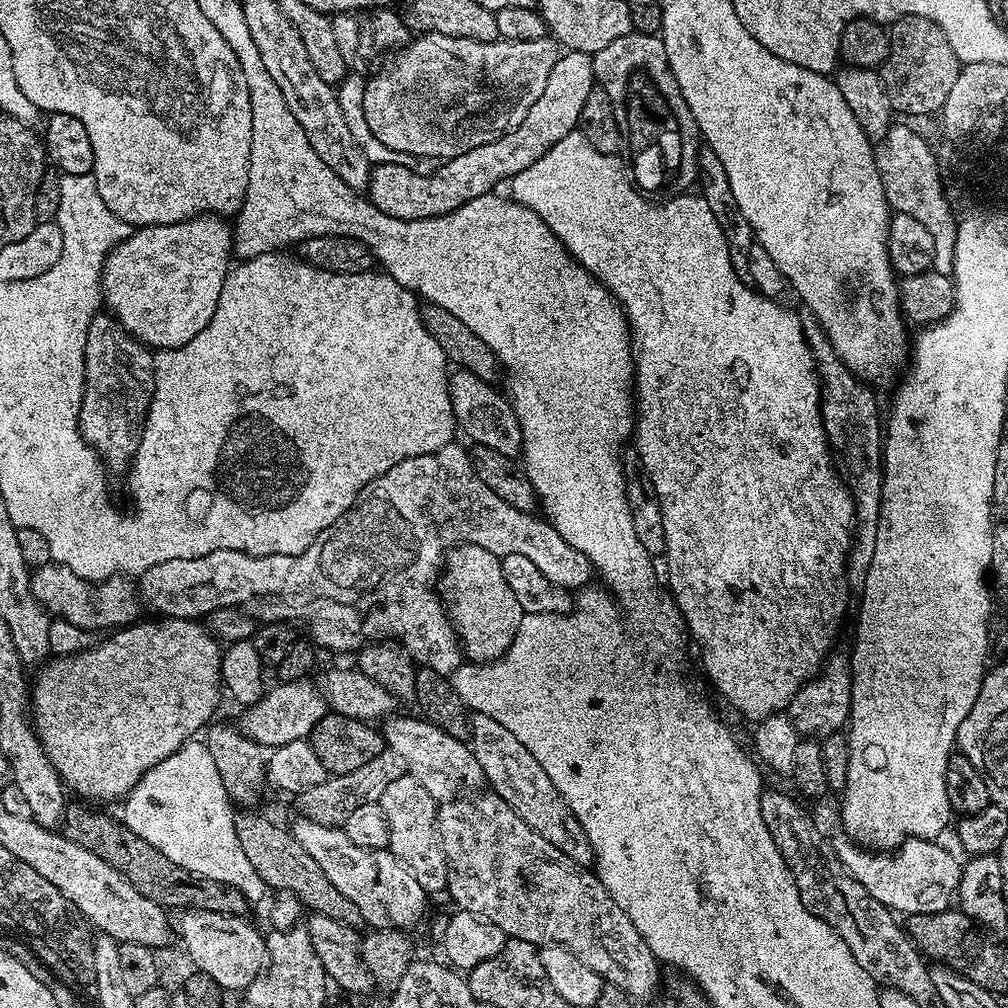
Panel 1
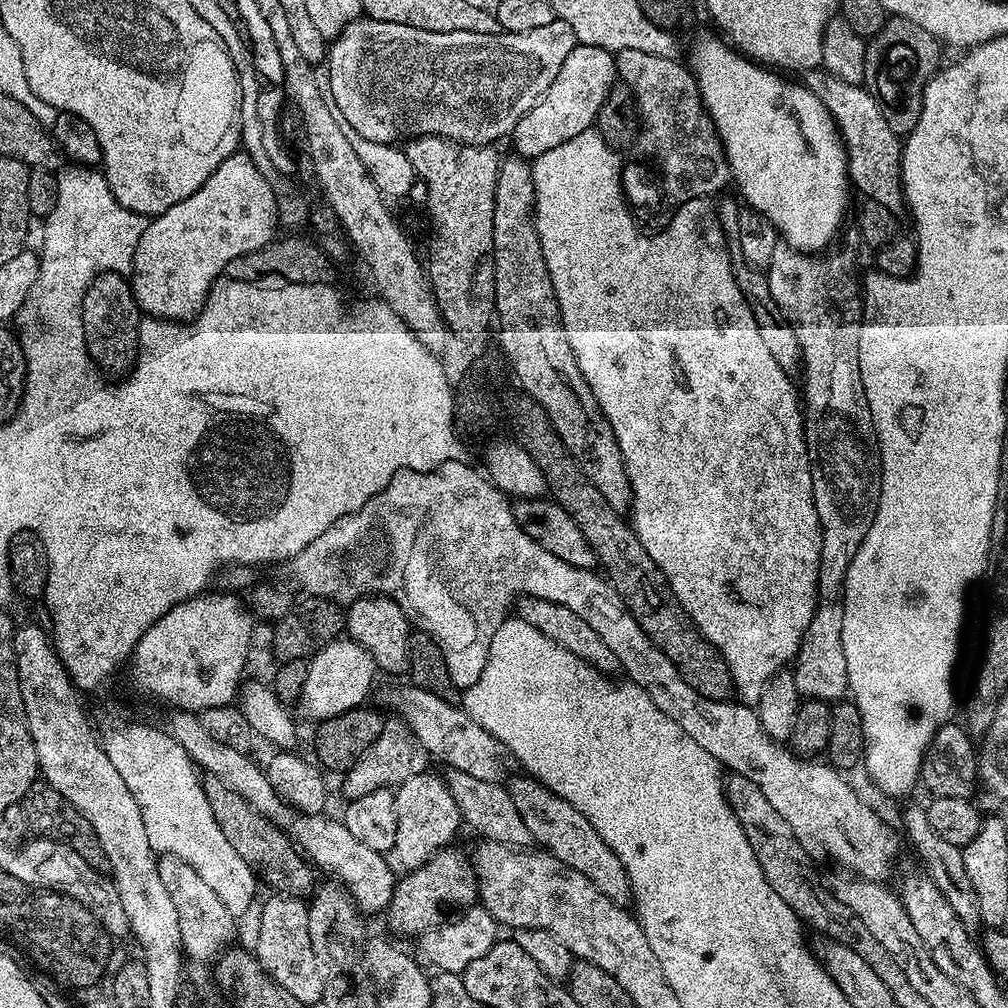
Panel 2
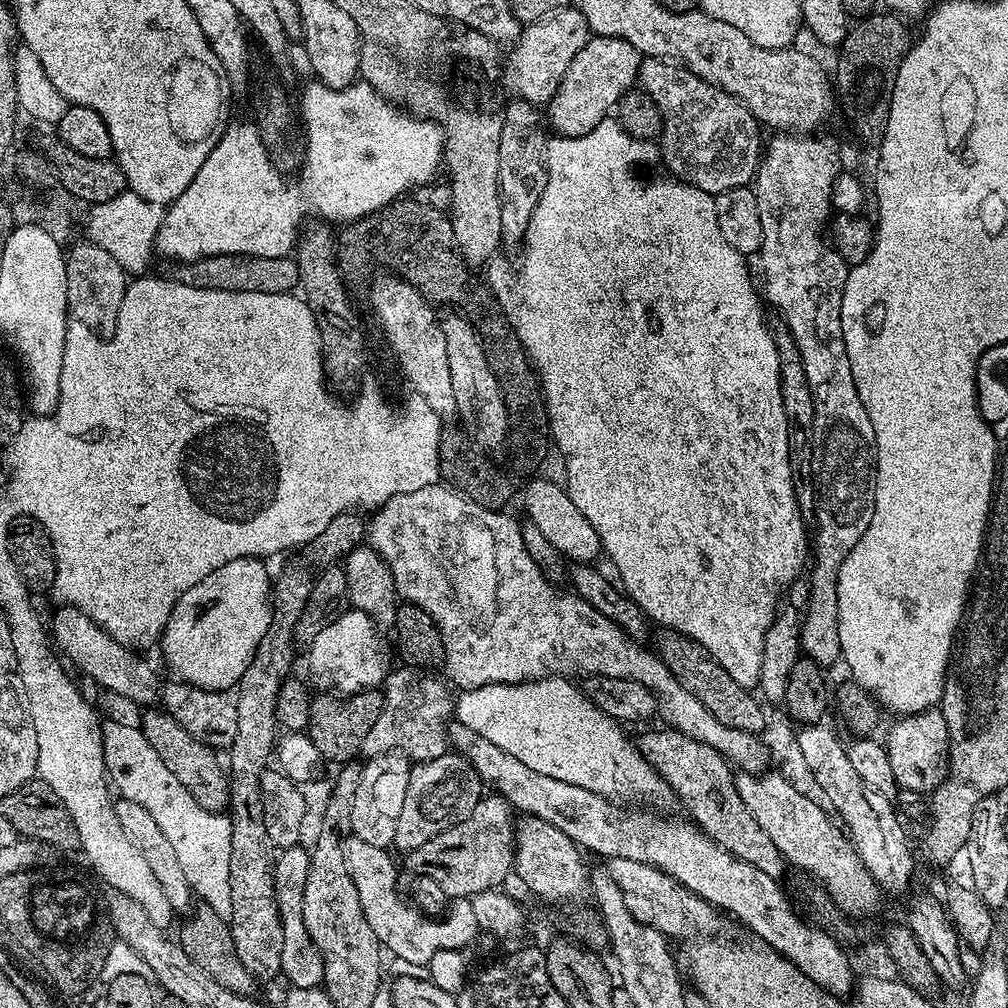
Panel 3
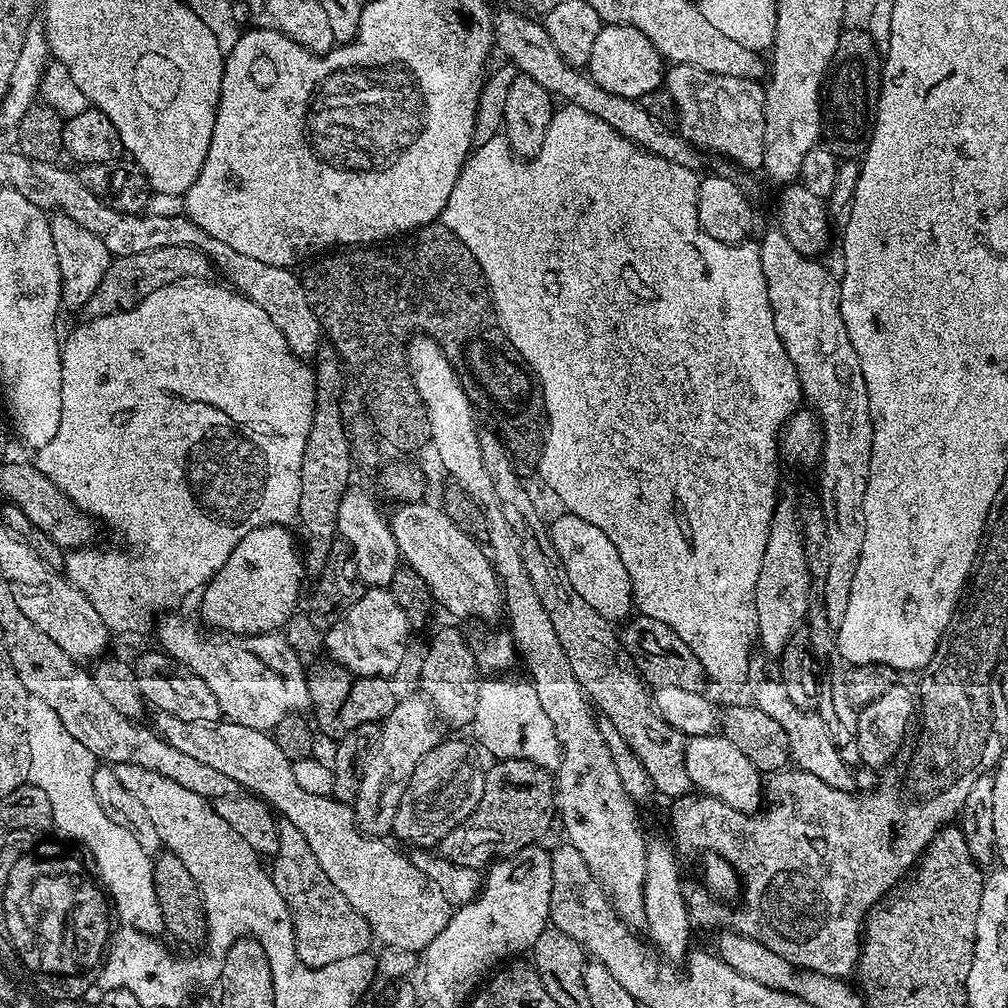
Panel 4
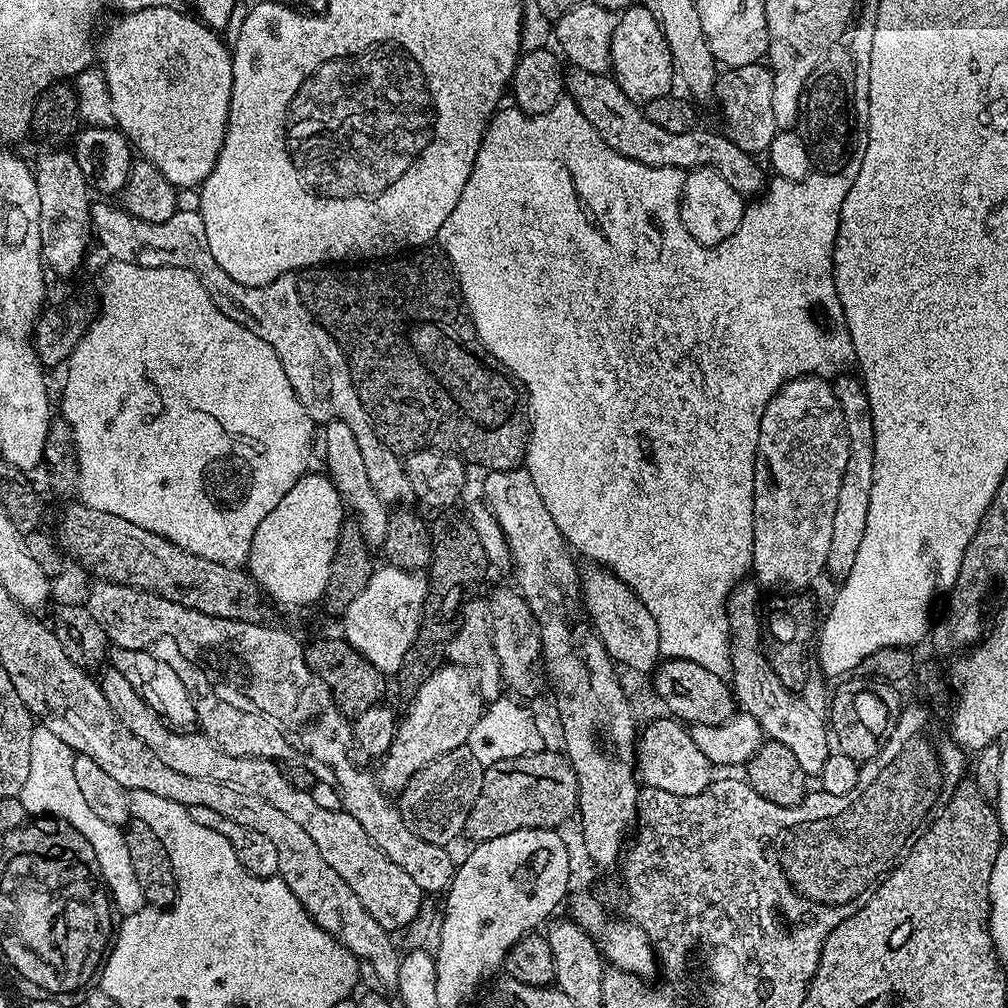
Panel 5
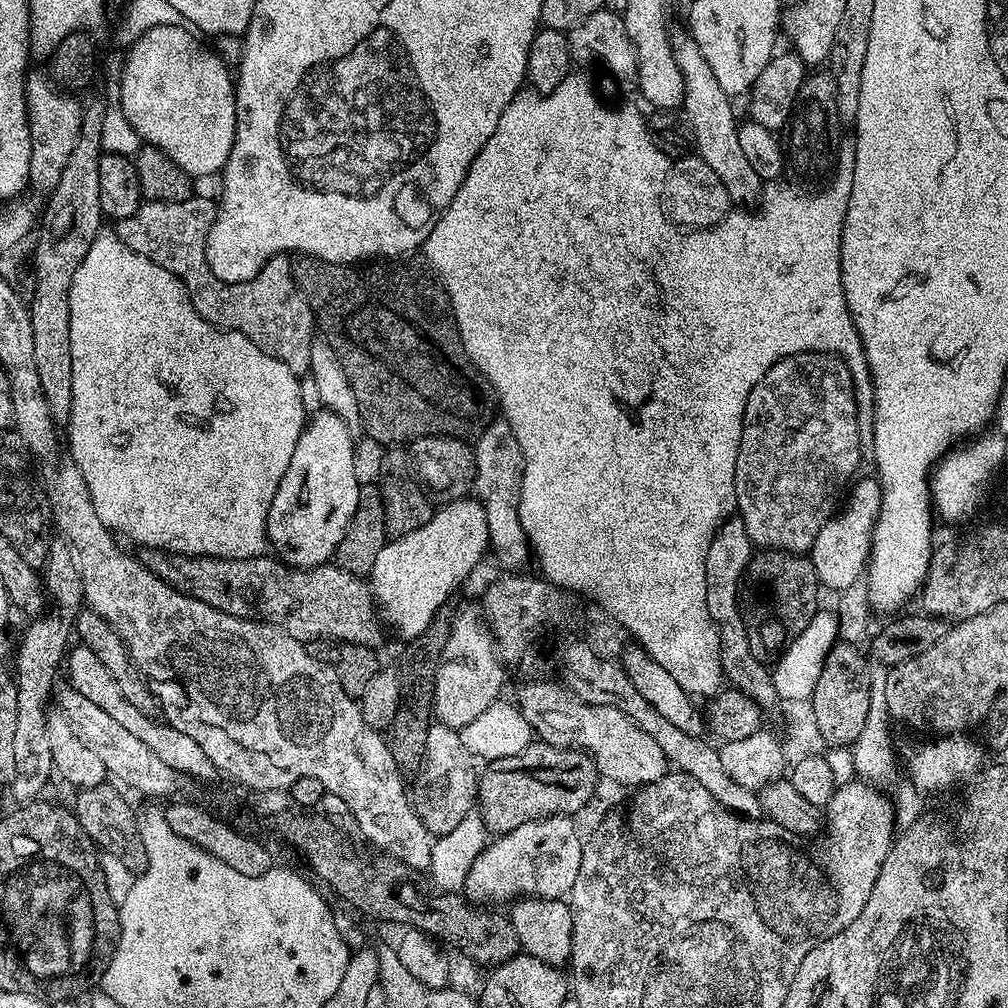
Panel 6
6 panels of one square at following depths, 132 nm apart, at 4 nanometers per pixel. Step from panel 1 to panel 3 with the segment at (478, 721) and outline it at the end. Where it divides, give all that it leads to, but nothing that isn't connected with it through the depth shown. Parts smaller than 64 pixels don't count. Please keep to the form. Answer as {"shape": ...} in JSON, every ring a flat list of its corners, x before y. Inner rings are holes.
{"shape":[[613,856,607,861,606,871,621,890,630,914,638,922,652,926,668,938,684,936,687,932,692,936,699,932,712,932,720,924,721,913,713,904,707,904,698,894,682,886,674,877,667,876,660,868]]}

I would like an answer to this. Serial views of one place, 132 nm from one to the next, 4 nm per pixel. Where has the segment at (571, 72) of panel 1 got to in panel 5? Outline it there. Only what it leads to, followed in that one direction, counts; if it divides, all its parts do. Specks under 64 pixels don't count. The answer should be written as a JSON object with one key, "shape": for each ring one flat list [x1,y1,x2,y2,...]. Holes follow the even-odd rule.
{"shape":[[651,7,628,8,619,13,616,29,610,42,610,72,616,85,641,106,649,104,654,98,662,98,673,91,674,69,672,51,664,37,664,30]]}

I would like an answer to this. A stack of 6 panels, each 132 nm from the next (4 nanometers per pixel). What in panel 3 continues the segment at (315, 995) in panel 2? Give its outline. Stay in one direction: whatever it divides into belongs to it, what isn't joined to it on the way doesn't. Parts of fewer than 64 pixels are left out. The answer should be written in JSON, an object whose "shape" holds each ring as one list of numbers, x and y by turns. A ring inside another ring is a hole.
{"shape":[[297,846,293,849,291,849,290,854,277,855,277,857,276,857,276,901,278,902,278,910,280,911,280,921,282,922,282,966,280,967,280,970,281,970,283,979,285,979,285,978,288,979,289,981,287,983,289,985,291,985,291,987,293,987,293,988,318,988,318,987,321,987,321,984,322,984,322,981,324,978,324,959,322,958,322,954,318,950,318,946,314,946,314,942,312,941,312,939,310,938,310,934,306,930,306,922,302,918,302,894,306,890,306,874,310,874,310,852,309,852,309,849,301,847,301,846]]}

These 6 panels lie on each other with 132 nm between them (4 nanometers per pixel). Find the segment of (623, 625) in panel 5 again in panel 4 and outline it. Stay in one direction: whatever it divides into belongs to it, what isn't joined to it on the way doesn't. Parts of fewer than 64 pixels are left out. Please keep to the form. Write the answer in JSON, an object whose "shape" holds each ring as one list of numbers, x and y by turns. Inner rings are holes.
{"shape":[[563,514,556,521,551,521,552,545,558,550,558,558,562,558,562,566,566,566,566,578,570,578,570,586,602,618,609,622,624,622,629,619,634,608,632,599,632,578,626,574,624,560,618,558,618,550,614,542,594,526,594,522,586,522,571,514]]}

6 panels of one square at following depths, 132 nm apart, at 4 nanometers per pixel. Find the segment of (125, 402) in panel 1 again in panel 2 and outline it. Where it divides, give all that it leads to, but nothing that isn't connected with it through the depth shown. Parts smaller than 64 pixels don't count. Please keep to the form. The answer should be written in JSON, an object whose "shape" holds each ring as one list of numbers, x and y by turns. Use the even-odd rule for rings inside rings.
{"shape":[[101,272,84,291,82,326,86,338,86,350,93,364,103,369,109,377,123,377,131,373,135,367,136,354,140,350,141,319,142,313,132,296,131,283,121,273]]}

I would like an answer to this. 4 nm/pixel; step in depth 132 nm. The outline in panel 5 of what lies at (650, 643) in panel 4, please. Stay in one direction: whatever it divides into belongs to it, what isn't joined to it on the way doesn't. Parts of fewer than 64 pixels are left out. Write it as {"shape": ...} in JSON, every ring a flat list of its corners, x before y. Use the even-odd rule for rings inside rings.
{"shape":[[671,658,661,659,658,667,651,673,650,679,652,679,653,690,660,695,661,702,672,711,669,713,674,714,675,719,681,722,687,722,692,726,697,724,727,724,733,716,737,715,736,697,731,687,726,683,725,677,710,674,710,670,698,666,696,662,673,660]]}

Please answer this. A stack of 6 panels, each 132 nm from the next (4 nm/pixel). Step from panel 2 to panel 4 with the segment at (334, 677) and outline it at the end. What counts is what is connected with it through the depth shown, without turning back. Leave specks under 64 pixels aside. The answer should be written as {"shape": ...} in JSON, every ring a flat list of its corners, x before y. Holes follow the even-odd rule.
{"shape":[[368,588,356,596,356,607,352,608,351,615,347,616,343,623,336,625,326,652,336,663,349,668,355,676,392,678,408,652,408,632,410,633,408,615,404,613,402,606,398,606,398,602,394,602,391,591,388,588]]}

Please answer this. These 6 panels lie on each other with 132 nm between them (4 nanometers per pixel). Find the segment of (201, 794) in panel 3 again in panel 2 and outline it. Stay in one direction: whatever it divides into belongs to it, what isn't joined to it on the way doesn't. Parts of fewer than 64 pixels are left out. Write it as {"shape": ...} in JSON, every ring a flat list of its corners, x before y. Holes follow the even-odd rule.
{"shape":[[208,778,203,781,203,785,210,808,214,810,214,818,222,834,226,834,226,842,230,842,230,846,234,846,234,850,238,850,238,854,242,854,242,858,251,864,253,869,258,870,263,883,265,880,272,890,279,890,297,898,311,893,317,887,317,873,313,865,297,851,285,829,258,814,258,810,254,810,250,802,242,798,242,794,234,794,234,790,230,790,230,786,226,786,222,781]]}

